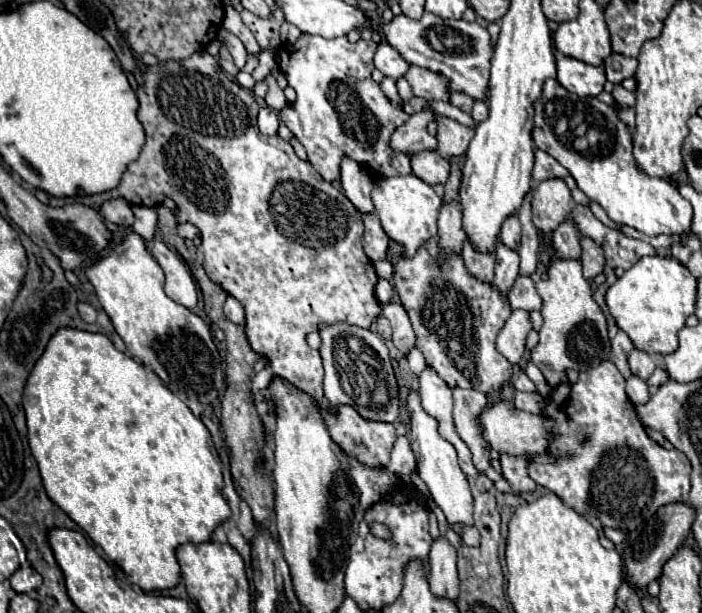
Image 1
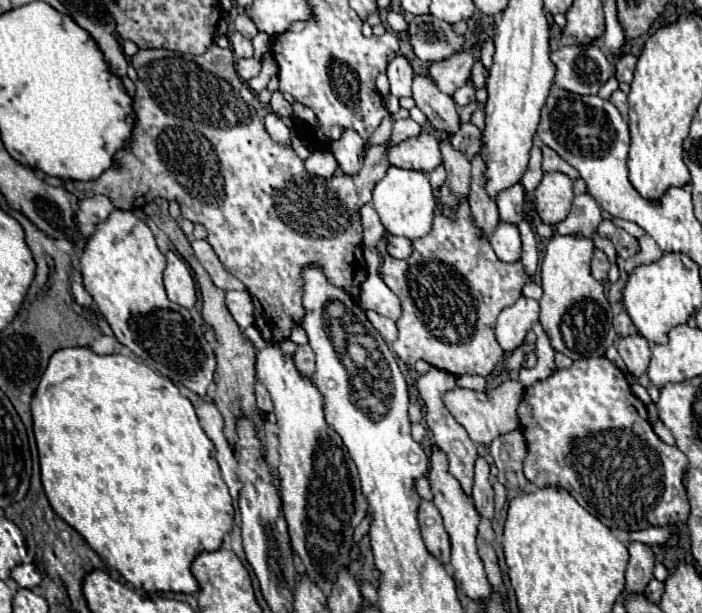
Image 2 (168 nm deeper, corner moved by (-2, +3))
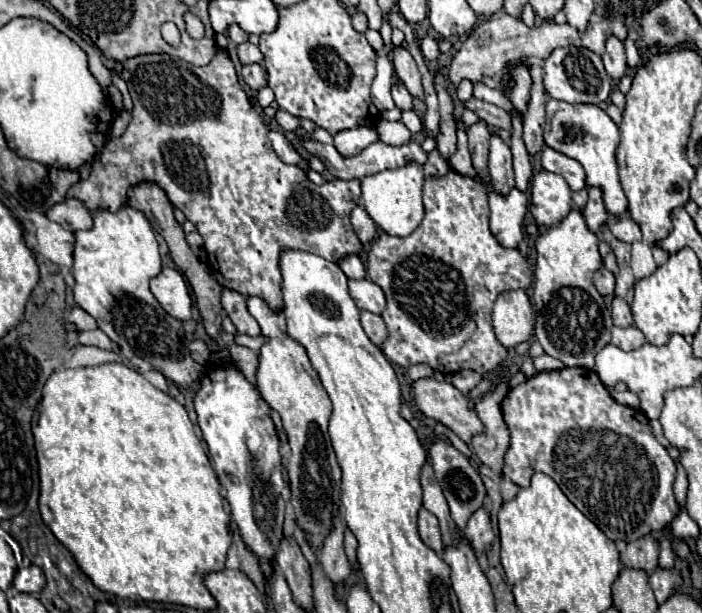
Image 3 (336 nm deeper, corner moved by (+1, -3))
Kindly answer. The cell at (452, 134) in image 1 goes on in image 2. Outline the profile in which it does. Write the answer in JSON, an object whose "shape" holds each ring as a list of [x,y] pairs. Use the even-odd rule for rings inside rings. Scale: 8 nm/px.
{"shape":[[[423,74],[413,78],[413,100],[425,112],[437,132],[453,136],[461,128],[461,118],[453,98],[439,92]]]}

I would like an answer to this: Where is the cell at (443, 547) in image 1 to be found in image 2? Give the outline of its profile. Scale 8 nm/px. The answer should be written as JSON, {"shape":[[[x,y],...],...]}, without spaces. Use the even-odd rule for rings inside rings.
{"shape":[[[421,500],[419,504],[419,526],[421,526],[421,534],[425,540],[427,550],[443,564],[449,564],[451,558],[451,542],[449,542],[449,534],[443,526],[441,514],[437,512],[437,508],[433,506],[433,502],[429,500]]]}

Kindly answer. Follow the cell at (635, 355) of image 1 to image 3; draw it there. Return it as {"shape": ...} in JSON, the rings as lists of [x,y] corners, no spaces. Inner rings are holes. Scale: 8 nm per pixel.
{"shape":[[[628,326],[628,328],[612,328],[612,344],[622,348],[622,350],[634,350],[640,348],[646,342],[644,334],[636,328],[636,326]]]}

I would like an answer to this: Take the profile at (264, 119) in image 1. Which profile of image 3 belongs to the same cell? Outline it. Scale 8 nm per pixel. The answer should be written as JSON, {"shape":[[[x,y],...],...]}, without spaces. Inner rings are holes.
{"shape":[[[272,130],[268,136],[270,136],[270,142],[272,142],[272,146],[274,146],[274,150],[282,162],[286,162],[286,164],[298,164],[300,162],[300,154],[296,152],[294,144],[282,132]]]}

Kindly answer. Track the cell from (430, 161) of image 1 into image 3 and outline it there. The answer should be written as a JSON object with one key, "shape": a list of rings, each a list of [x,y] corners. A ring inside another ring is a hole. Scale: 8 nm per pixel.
{"shape":[[[300,140],[300,144],[304,146],[306,152],[310,152],[312,156],[318,156],[324,166],[340,180],[354,180],[354,178],[364,178],[364,176],[370,176],[370,174],[376,174],[376,172],[382,172],[382,170],[388,170],[388,168],[398,168],[410,160],[416,160],[420,164],[426,162],[428,154],[420,148],[420,144],[414,144],[414,142],[408,142],[408,144],[402,144],[402,146],[388,146],[384,142],[374,142],[370,144],[370,148],[362,150],[358,156],[352,156],[352,158],[346,158],[342,156],[334,144],[322,144],[322,142],[316,142],[316,140]]]}

